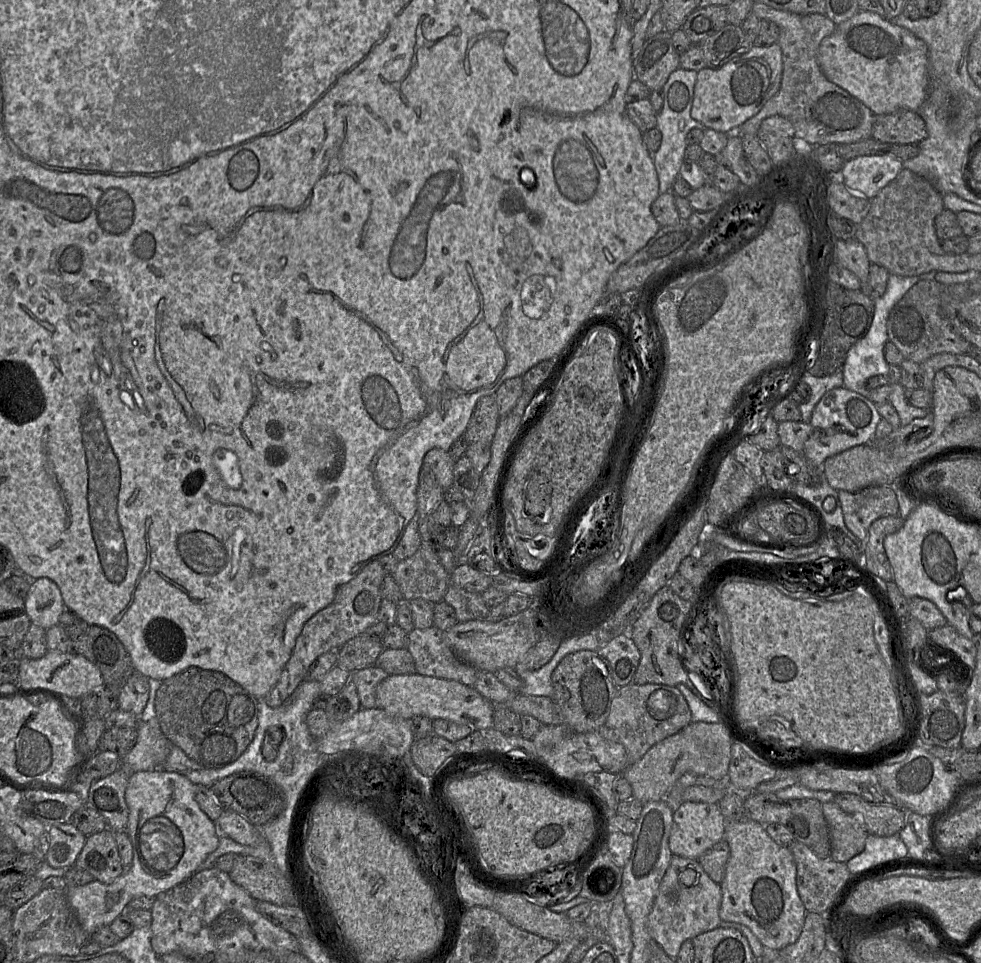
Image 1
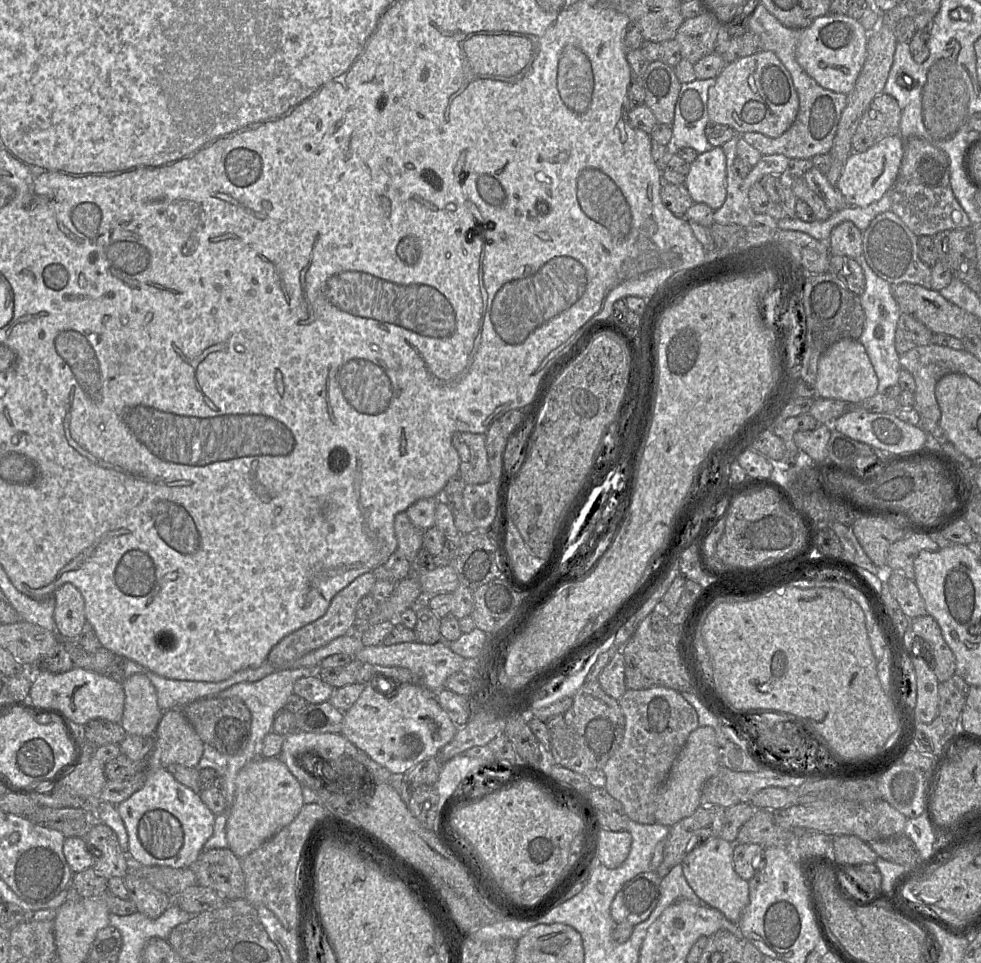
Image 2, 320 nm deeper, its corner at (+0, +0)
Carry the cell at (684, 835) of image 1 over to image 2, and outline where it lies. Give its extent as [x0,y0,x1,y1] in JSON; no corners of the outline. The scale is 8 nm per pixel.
[681,837,749,923]

